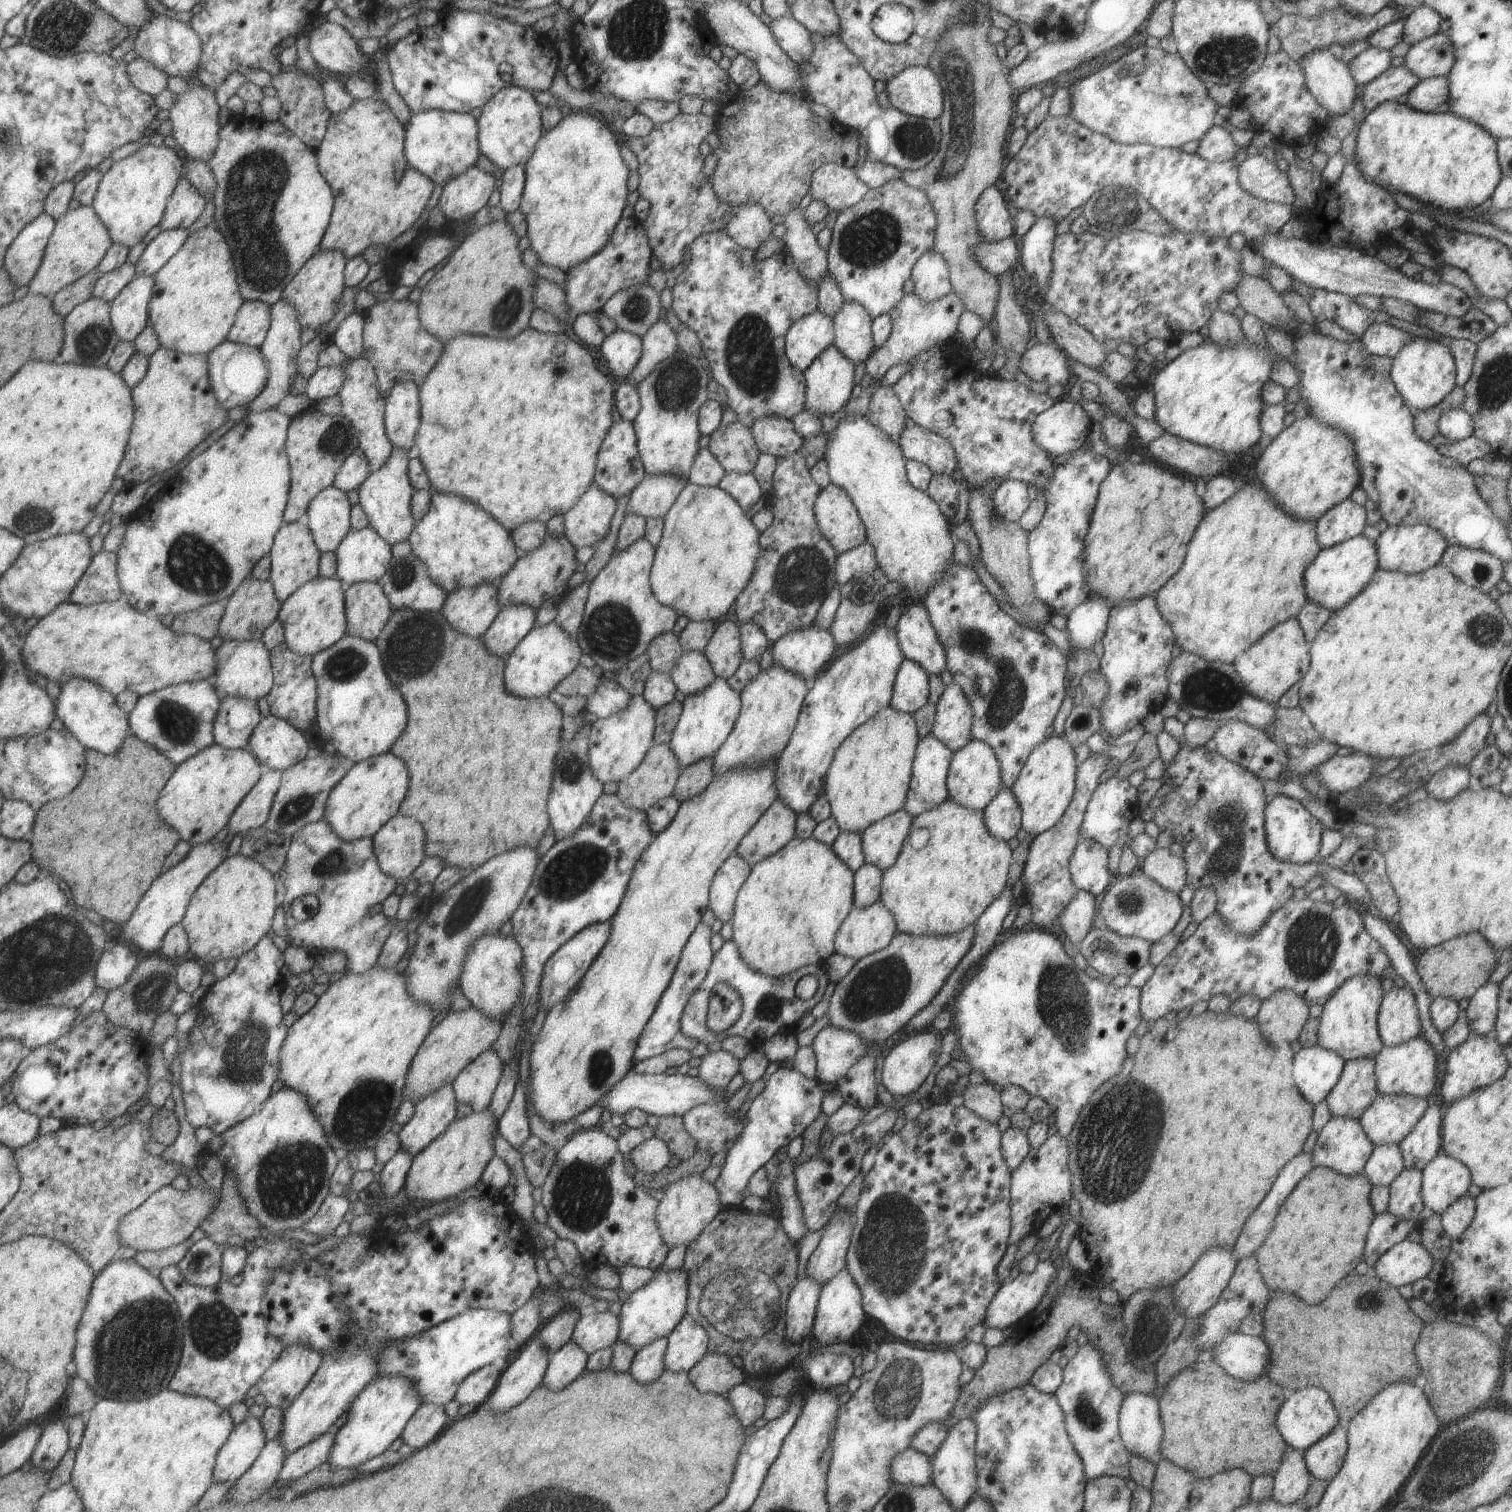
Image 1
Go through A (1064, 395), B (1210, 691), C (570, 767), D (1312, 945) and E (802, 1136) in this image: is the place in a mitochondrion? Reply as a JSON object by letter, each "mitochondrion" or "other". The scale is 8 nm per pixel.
{"A":"other","B":"mitochondrion","C":"mitochondrion","D":"mitochondrion","E":"other"}

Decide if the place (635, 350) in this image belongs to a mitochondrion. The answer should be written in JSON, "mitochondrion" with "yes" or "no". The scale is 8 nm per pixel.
{"mitochondrion":"no"}

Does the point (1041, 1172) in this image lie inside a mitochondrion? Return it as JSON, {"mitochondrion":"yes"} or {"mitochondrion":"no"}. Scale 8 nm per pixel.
{"mitochondrion":"no"}

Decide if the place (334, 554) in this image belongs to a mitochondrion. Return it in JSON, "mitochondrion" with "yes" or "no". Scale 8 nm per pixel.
{"mitochondrion":"no"}

